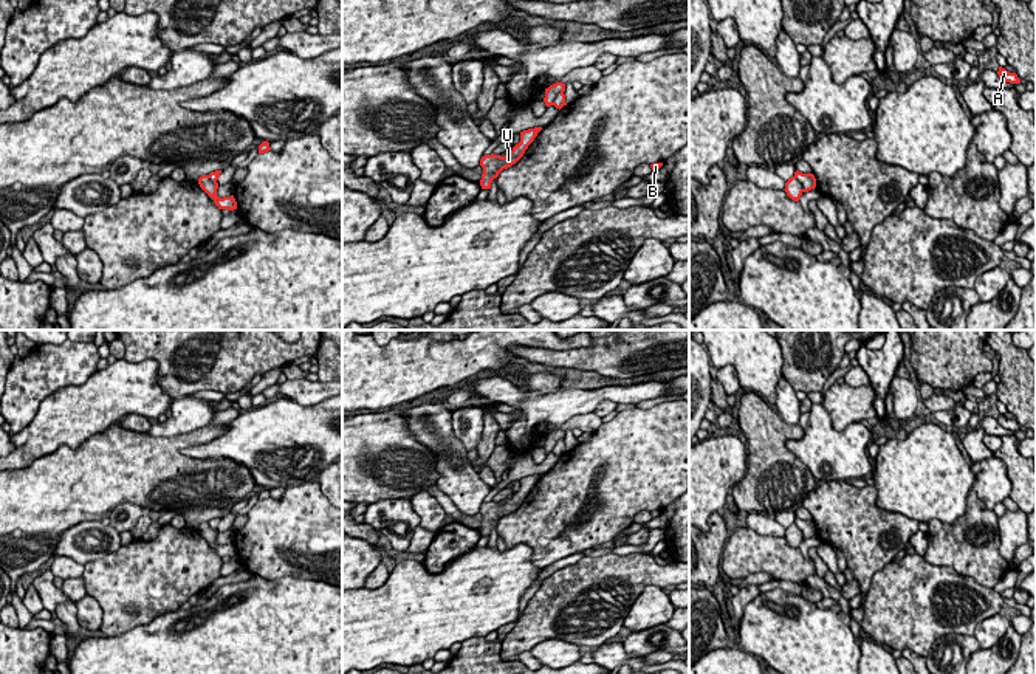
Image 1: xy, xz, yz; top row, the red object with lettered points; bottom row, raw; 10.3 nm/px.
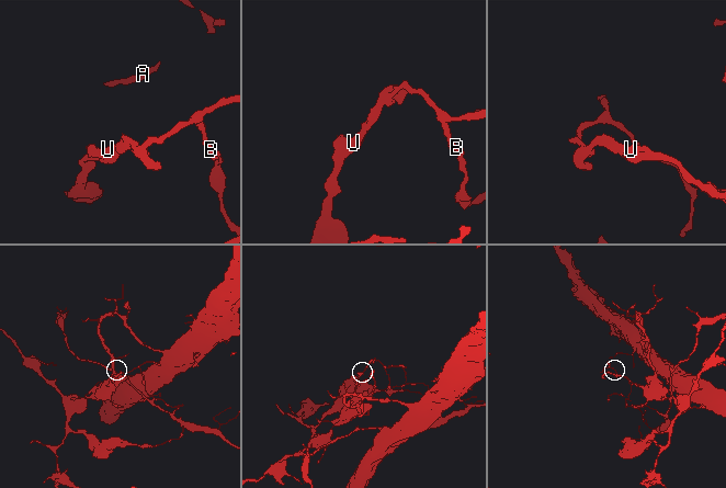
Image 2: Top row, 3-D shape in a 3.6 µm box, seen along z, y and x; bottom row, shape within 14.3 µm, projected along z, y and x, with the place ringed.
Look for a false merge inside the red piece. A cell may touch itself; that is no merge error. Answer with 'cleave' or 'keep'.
cleave

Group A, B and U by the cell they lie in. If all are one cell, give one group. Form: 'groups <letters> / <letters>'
groups A U / B

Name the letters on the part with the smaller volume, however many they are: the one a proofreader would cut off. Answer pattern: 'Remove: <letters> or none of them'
Remove: B

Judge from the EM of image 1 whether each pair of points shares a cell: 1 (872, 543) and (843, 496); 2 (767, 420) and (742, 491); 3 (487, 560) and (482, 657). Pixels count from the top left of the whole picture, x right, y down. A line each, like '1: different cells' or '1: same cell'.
1: same cell
2: same cell
3: different cells

